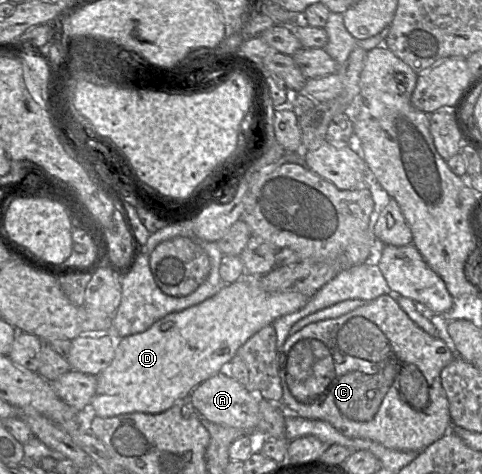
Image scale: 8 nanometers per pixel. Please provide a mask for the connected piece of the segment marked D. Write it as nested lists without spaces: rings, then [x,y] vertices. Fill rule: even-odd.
[[[242,277],[239,281],[231,284],[225,284],[224,287],[214,296],[206,299],[200,304],[194,305],[182,311],[173,312],[155,322],[149,329],[144,332],[129,335],[123,338],[116,338],[115,357],[111,364],[104,369],[97,377],[97,388],[92,398],[89,412],[102,418],[118,416],[120,414],[129,414],[134,412],[158,414],[171,408],[177,401],[188,399],[191,392],[200,384],[227,369],[229,363],[237,354],[238,349],[254,334],[267,325],[284,315],[291,314],[303,308],[311,297],[298,292],[276,293],[268,292],[259,285],[259,277]]]

